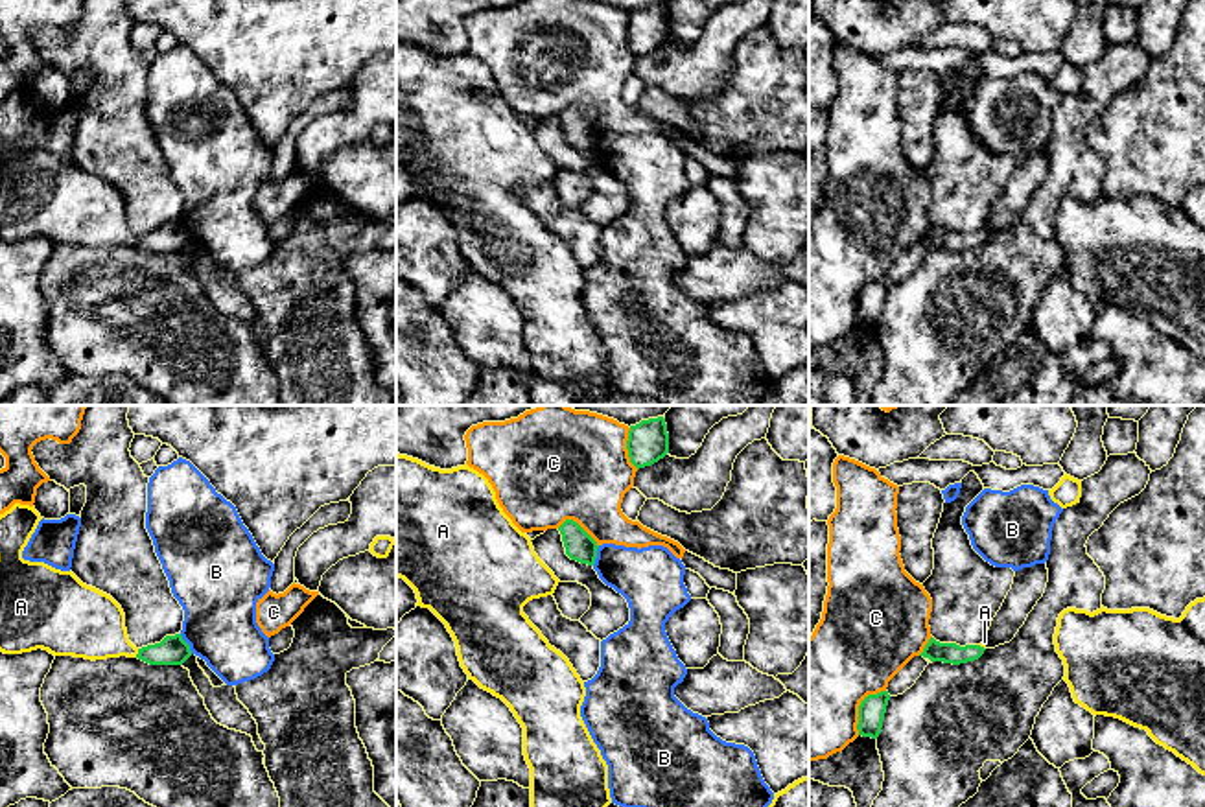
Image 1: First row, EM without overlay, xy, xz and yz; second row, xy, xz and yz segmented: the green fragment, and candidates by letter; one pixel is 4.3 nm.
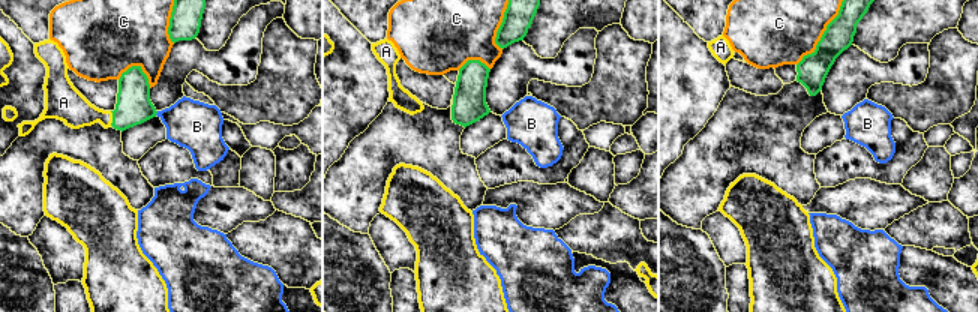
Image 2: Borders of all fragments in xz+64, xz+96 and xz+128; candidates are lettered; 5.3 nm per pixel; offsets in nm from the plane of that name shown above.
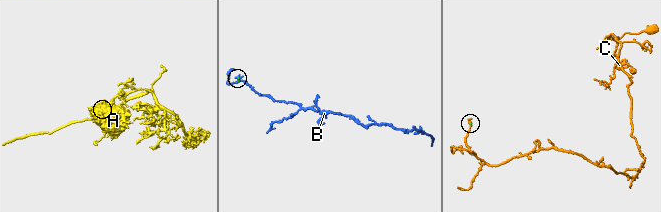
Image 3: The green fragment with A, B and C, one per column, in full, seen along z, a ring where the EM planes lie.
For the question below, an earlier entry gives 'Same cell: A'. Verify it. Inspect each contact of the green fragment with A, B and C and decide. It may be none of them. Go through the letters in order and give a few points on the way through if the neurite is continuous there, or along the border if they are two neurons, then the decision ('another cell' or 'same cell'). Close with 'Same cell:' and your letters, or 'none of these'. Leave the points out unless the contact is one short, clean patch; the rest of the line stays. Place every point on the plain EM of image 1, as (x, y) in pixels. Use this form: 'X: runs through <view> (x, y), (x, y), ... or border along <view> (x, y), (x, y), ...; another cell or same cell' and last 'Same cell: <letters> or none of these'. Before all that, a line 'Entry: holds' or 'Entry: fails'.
Entry: holds
A: runs through xy (172, 238), (139, 240), (118, 233), (91, 212); same cell
B: border along xy (179, 222), (192, 240); another cell
C: another cell
Same cell: A

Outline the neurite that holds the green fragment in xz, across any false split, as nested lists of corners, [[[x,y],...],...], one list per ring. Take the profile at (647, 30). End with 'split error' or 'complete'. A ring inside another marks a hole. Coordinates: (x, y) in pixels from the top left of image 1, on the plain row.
[[[663,4],[641,7],[630,13],[626,37],[630,50],[639,57],[669,41],[669,20]]] | complete

